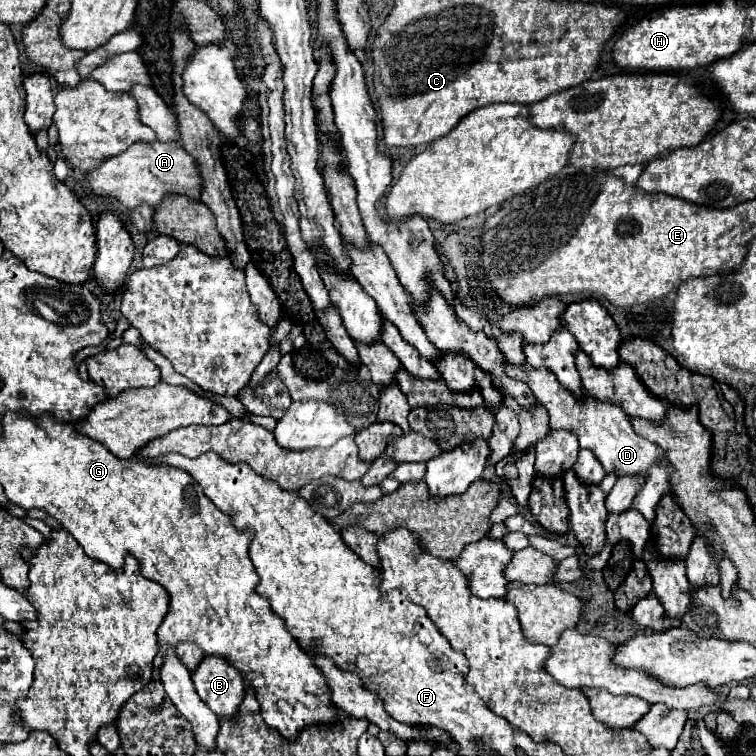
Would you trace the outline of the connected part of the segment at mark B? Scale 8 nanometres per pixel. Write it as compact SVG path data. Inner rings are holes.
M211 656L199 664L199 670L195 670L195 674L191 674L193 678L193 684L195 684L195 690L199 694L199 698L221 718L221 720L227 720L227 718L235 718L237 716L237 710L245 698L245 682L241 678L241 674L229 664L229 662L223 662L223 658L219 656Z

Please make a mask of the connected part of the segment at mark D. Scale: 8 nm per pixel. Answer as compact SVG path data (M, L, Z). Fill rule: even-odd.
M507 364L505 370L511 378L525 382L533 390L539 404L543 404L549 412L551 428L553 430L565 428L573 432L579 438L579 448L591 450L607 474L615 474L617 478L623 478L623 476L643 478L643 484L637 496L633 498L633 508L639 510L647 522L655 520L655 508L659 506L665 494L671 494L677 500L673 484L671 484L673 466L661 464L661 460L665 460L663 450L659 450L659 446L655 446L653 442L641 438L633 430L633 424L627 418L627 414L619 410L619 406L599 406L599 402L595 402L593 398L585 398L583 402L579 402L577 398L573 398L573 394L569 394L569 390L559 386L557 378L549 370L535 370L531 366L517 368L511 364Z

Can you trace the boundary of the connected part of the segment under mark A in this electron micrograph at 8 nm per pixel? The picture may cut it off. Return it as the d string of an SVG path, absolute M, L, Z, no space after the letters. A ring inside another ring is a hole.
M135 142L125 152L105 158L97 168L87 172L85 184L97 196L113 198L127 208L135 208L141 202L157 206L165 194L179 192L189 198L199 200L201 178L195 166L195 160L185 152L179 142Z

